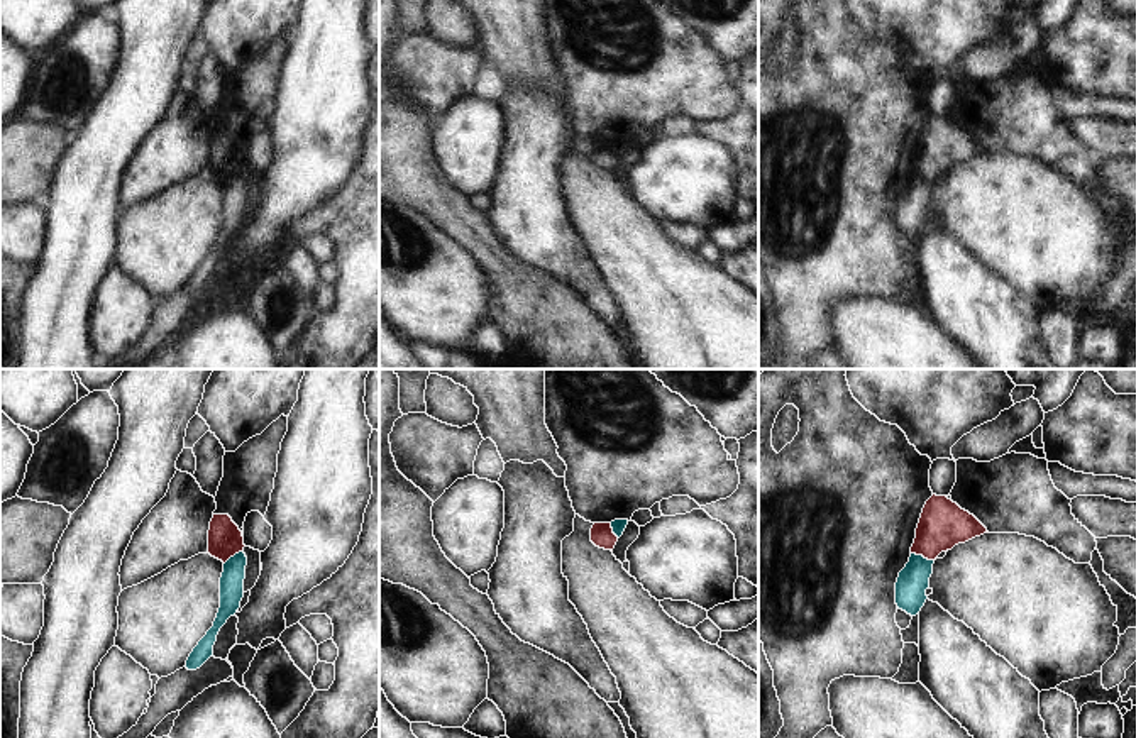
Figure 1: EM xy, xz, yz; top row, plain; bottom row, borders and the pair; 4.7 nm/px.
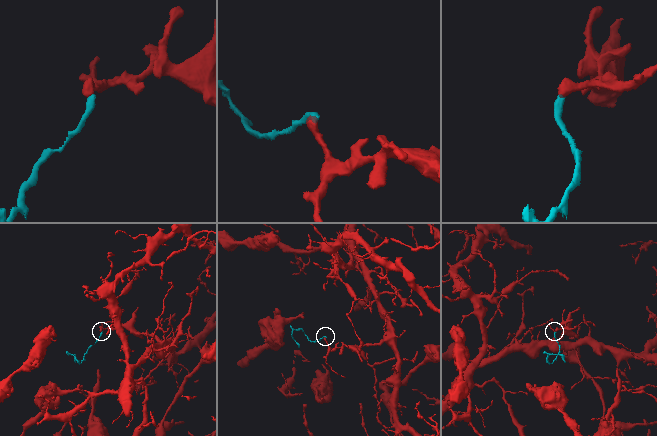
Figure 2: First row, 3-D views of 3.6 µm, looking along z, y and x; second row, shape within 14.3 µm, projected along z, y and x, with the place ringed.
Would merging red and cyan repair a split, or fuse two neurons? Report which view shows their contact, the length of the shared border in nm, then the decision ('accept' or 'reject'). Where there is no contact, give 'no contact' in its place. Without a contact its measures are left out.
meets red in yz; contact 120 nm long; reject

